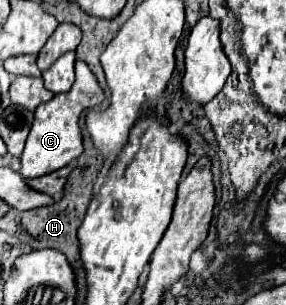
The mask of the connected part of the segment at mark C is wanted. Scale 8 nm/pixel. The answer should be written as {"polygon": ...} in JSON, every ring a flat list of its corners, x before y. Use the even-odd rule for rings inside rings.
{"polygon":[[78,60,76,62,76,82,72,84,72,88,64,94,56,94,50,102,40,104,34,112,34,124,28,134,24,152,20,156,22,178,38,178,38,176,50,174,50,172,60,170,60,168,68,166,70,162,74,162,82,154,82,134,80,134,80,126,78,126,80,114,84,110,100,104,102,100,104,100,104,92,98,86,96,76,88,68,88,64]]}

